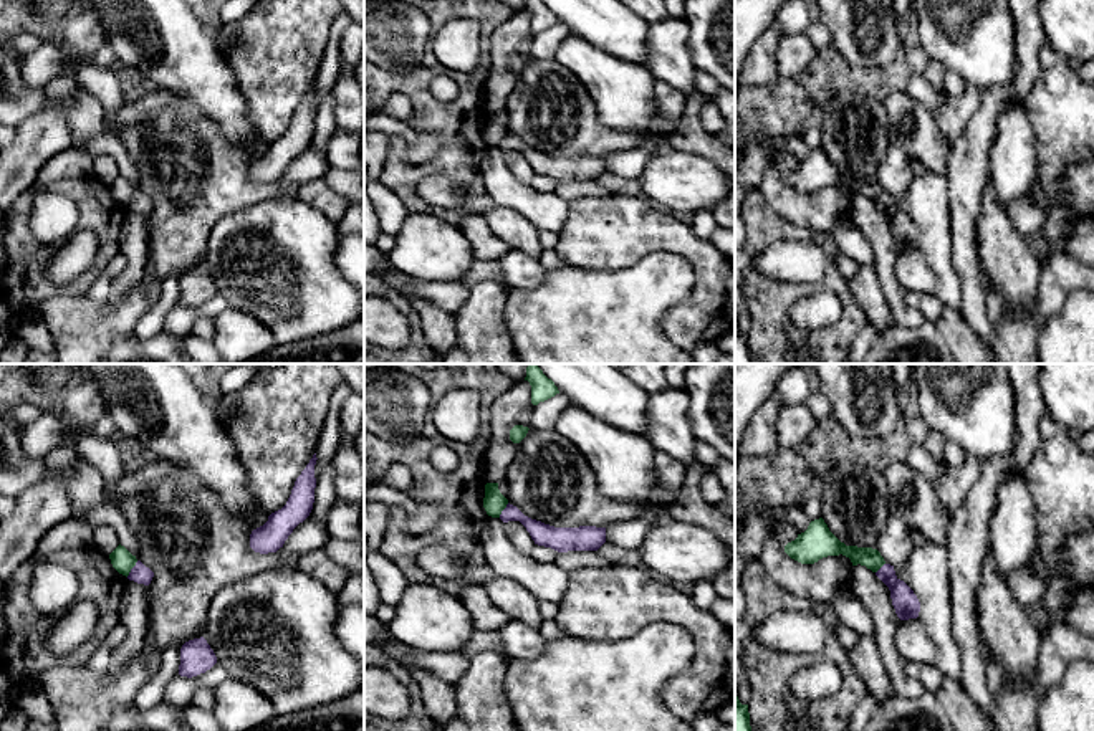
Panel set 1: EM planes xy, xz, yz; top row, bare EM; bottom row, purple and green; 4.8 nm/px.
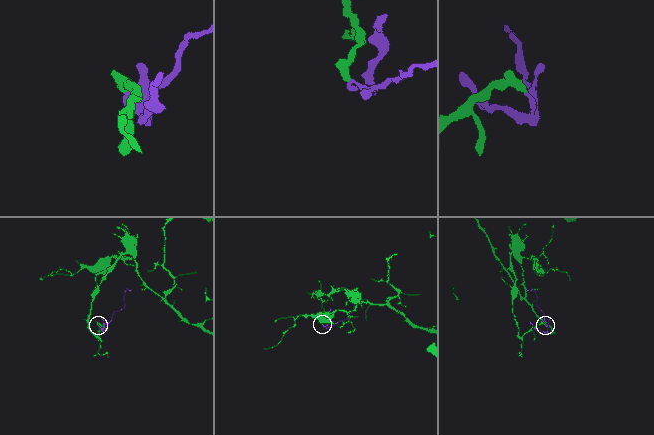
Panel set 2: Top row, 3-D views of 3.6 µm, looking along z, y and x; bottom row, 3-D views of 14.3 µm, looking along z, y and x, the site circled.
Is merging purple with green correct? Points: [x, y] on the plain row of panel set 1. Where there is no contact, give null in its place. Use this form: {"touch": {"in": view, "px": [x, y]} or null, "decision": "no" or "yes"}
{"touch": {"in": "xy", "px": [131, 199]}, "decision": "no"}

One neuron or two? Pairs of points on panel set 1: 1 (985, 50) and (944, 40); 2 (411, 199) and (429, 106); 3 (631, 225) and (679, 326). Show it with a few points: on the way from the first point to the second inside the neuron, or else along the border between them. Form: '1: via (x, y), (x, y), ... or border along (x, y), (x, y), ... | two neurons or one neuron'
1: via (975, 40), (954, 40) | one neuron
2: via (419, 174), (432, 167), (447, 152), (447, 131) | one neuron
3: via (664, 234), (677, 237), (704, 263), (704, 293) | one neuron

